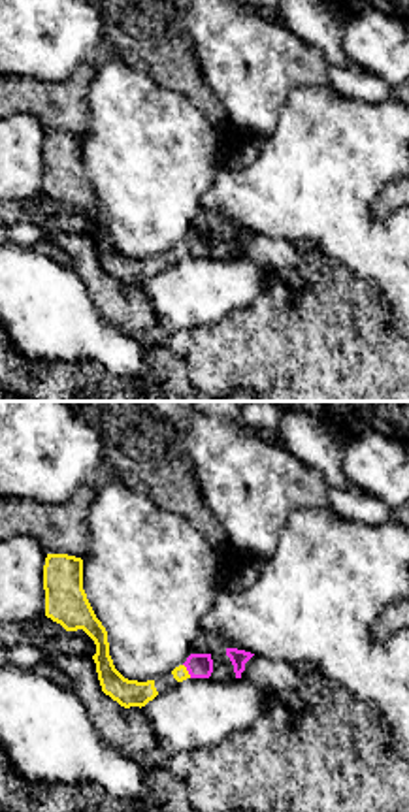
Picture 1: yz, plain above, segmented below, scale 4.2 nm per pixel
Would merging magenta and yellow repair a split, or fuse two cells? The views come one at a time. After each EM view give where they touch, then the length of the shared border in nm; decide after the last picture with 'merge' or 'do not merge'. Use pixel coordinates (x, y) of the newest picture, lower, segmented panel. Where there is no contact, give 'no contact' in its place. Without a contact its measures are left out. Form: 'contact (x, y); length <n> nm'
contact (187, 669); length 70 nm

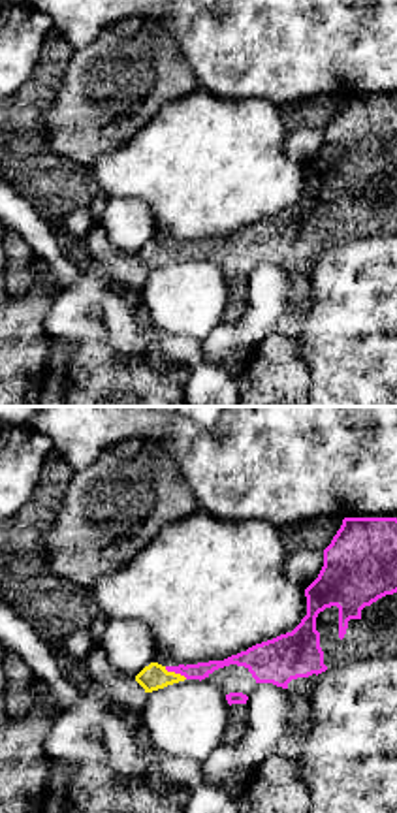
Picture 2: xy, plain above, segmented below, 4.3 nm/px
contact (175, 672); length 120 nm

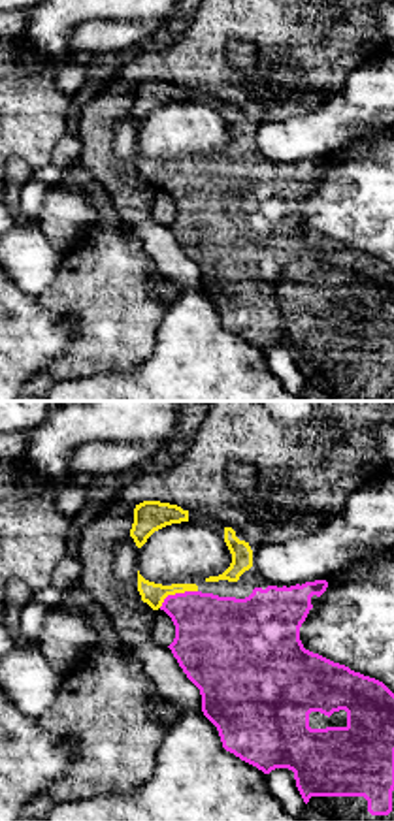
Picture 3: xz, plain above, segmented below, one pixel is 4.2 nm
contact (176, 594); length 180 nm

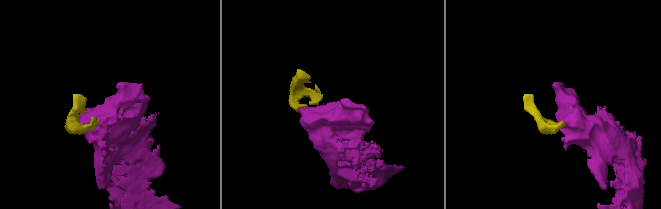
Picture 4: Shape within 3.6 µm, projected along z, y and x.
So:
merge

